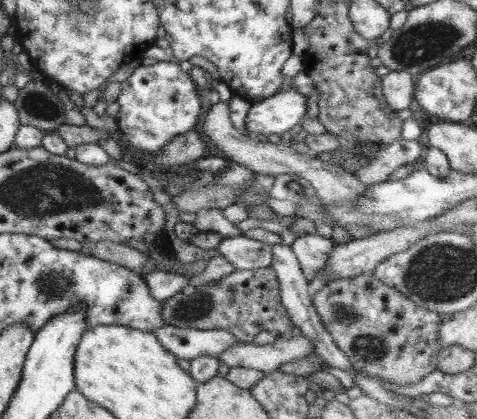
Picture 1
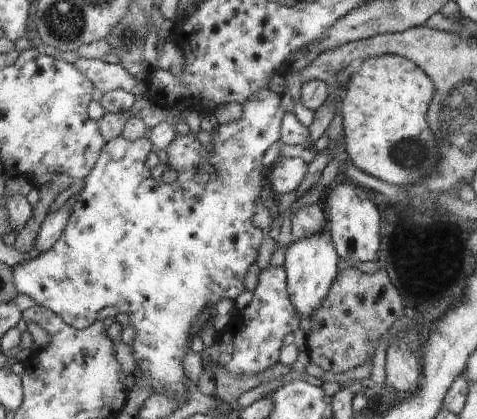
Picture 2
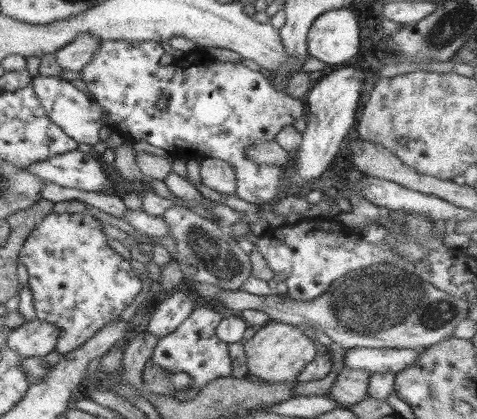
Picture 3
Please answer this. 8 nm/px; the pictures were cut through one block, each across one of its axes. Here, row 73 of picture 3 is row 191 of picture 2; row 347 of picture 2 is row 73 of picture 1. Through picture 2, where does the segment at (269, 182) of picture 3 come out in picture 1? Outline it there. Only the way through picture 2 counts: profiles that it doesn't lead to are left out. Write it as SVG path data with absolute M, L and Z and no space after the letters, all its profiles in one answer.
M155 62L151 66L137 66L125 82L119 84L119 112L117 112L117 136L123 136L131 148L159 156L165 146L181 134L193 130L199 118L201 102L187 72L181 72L177 64Z

